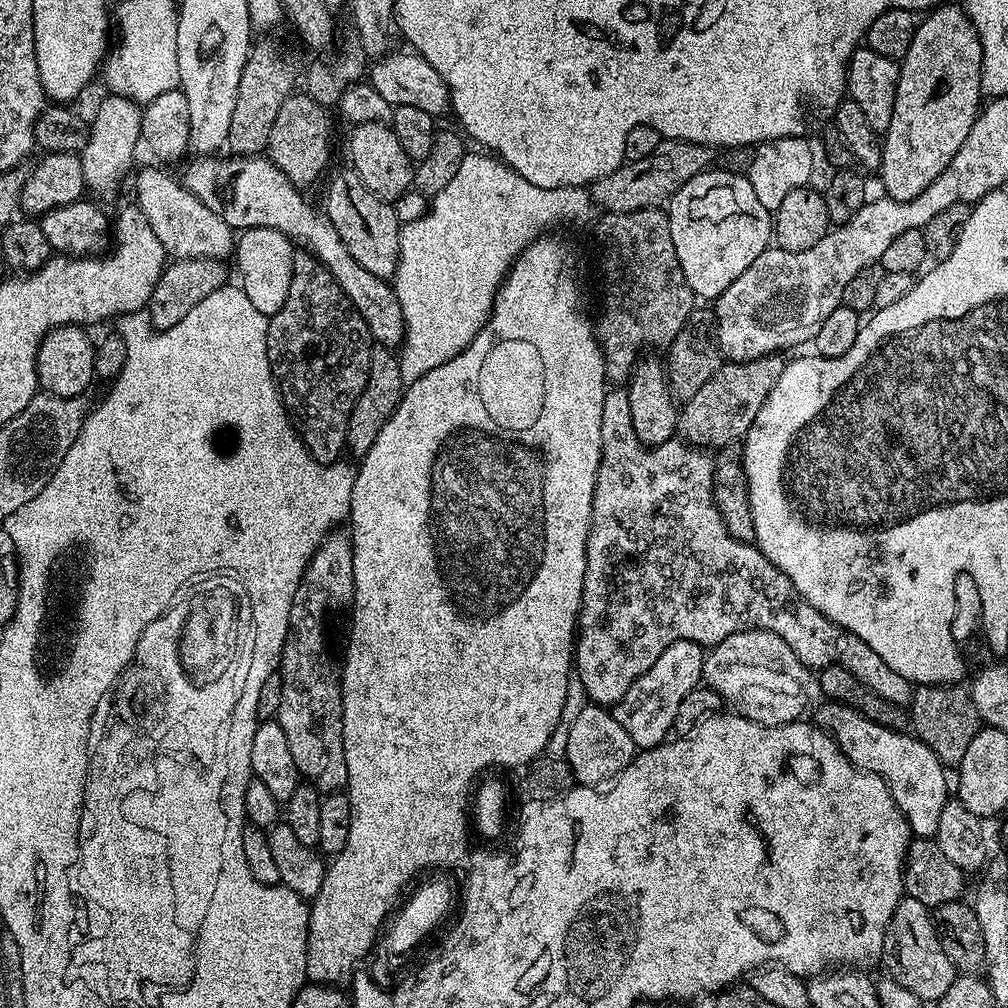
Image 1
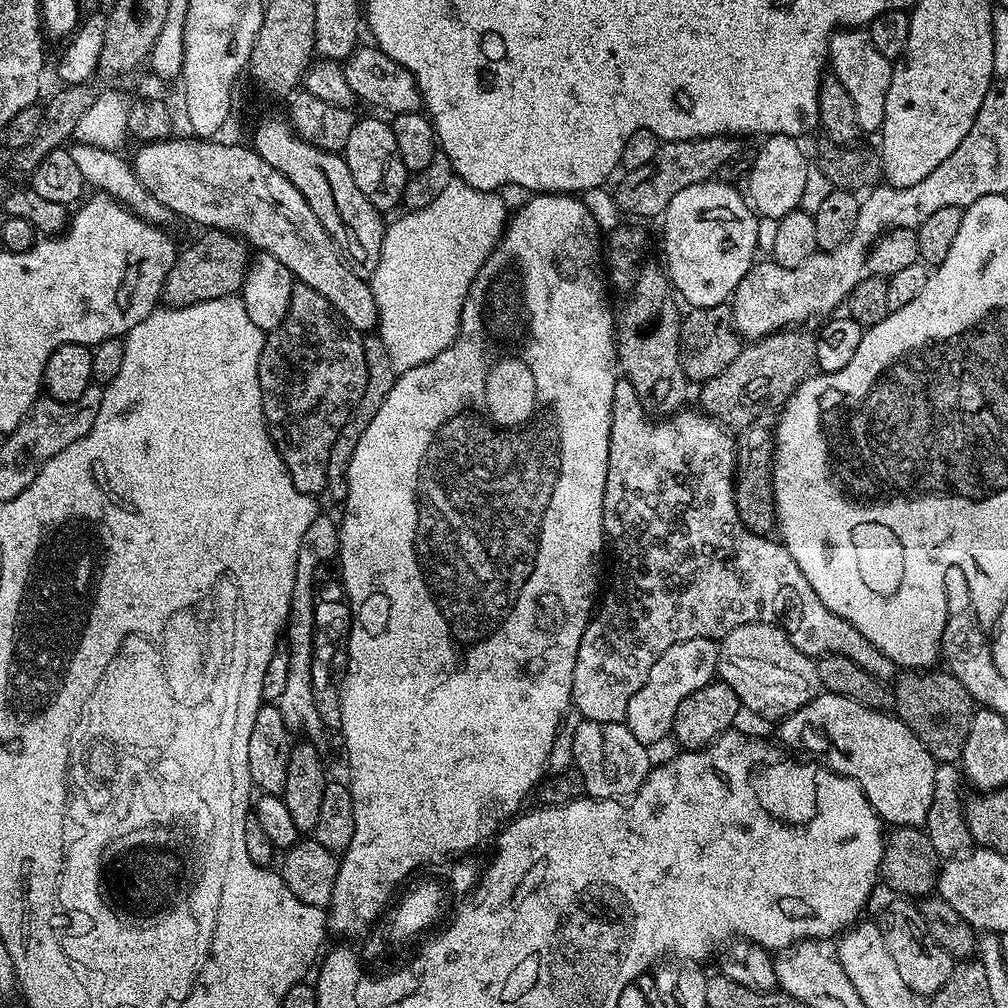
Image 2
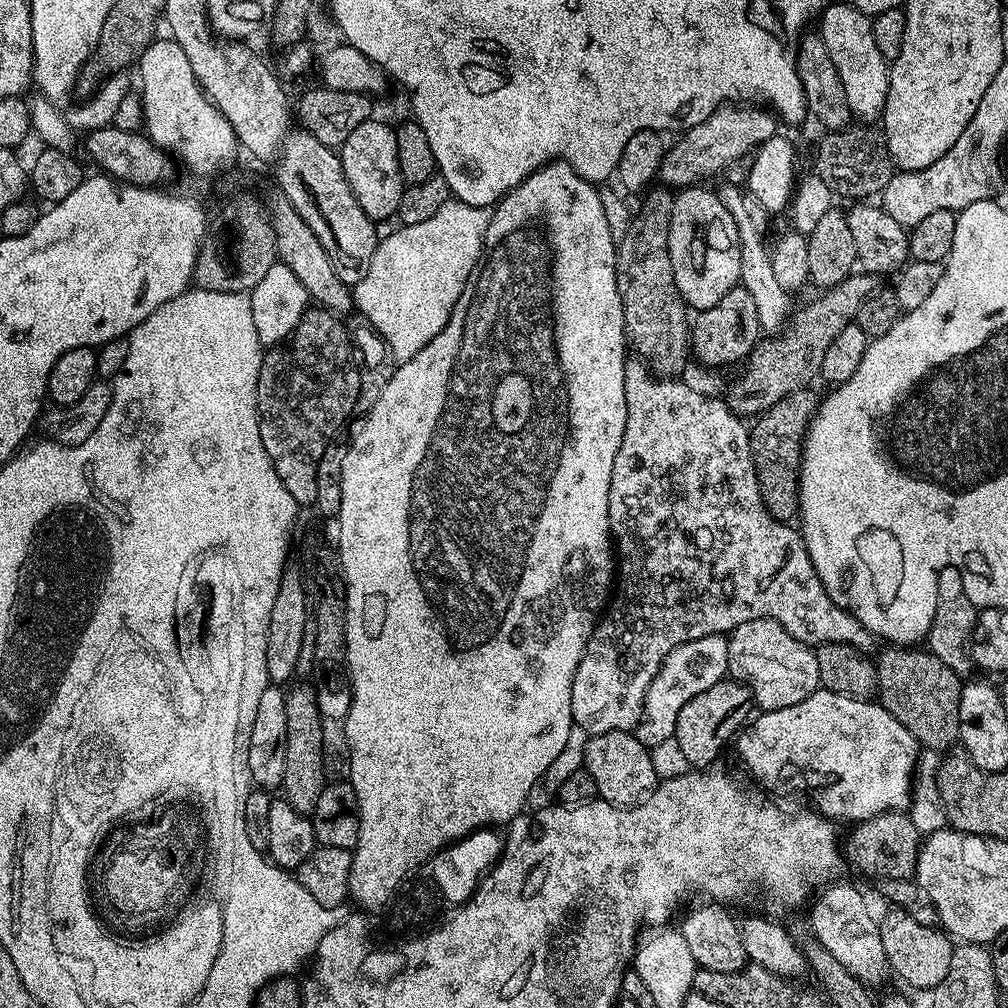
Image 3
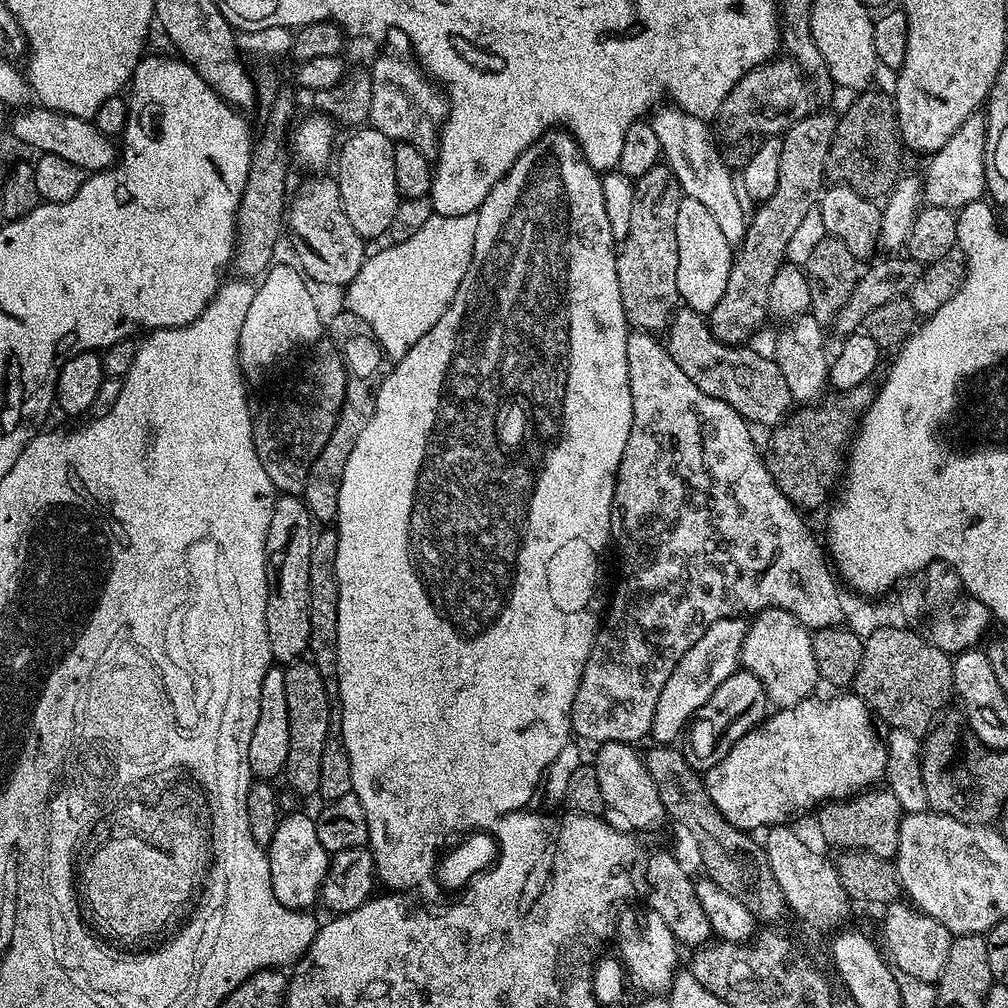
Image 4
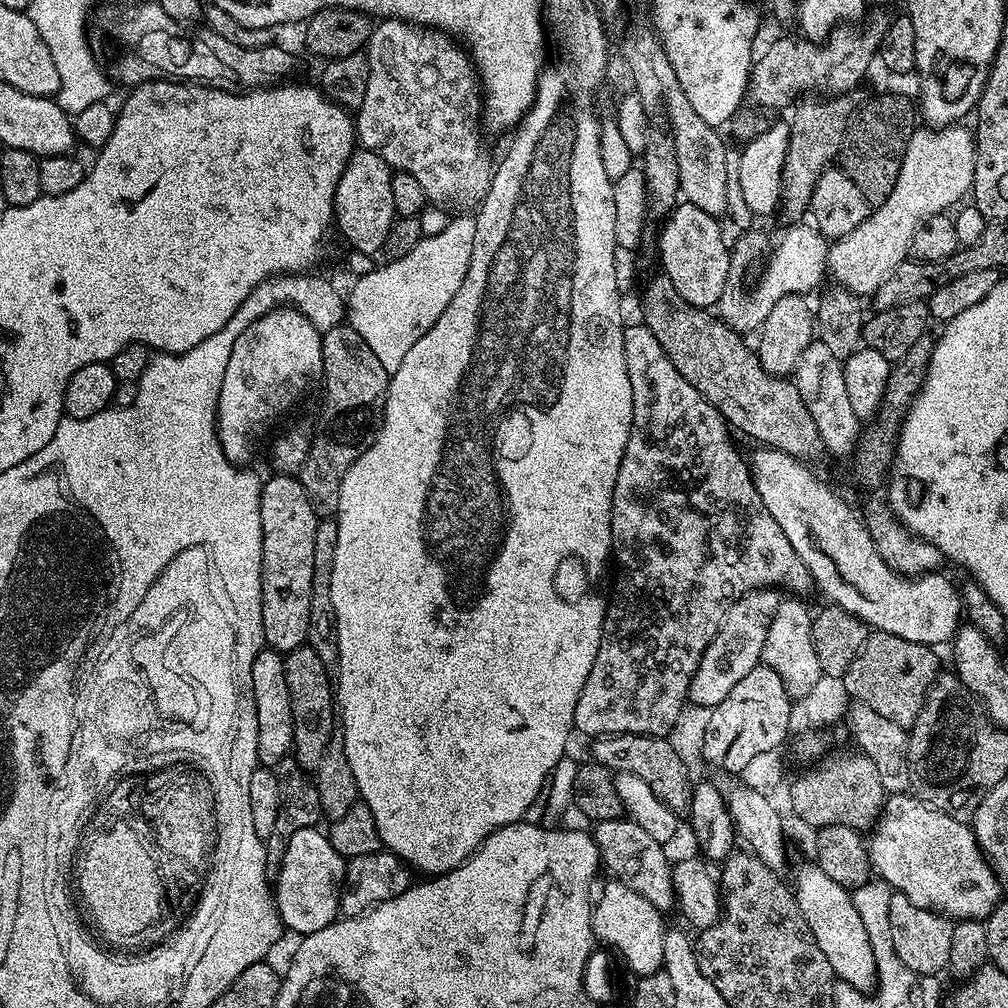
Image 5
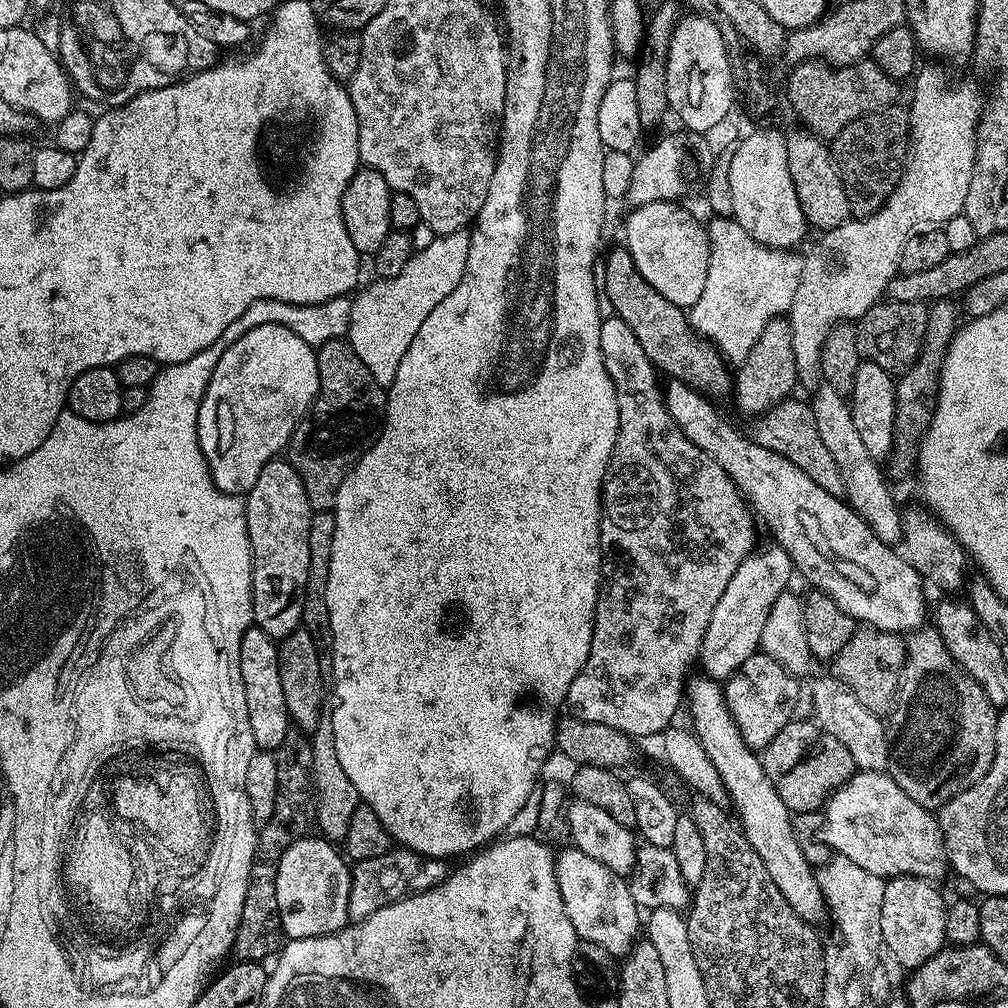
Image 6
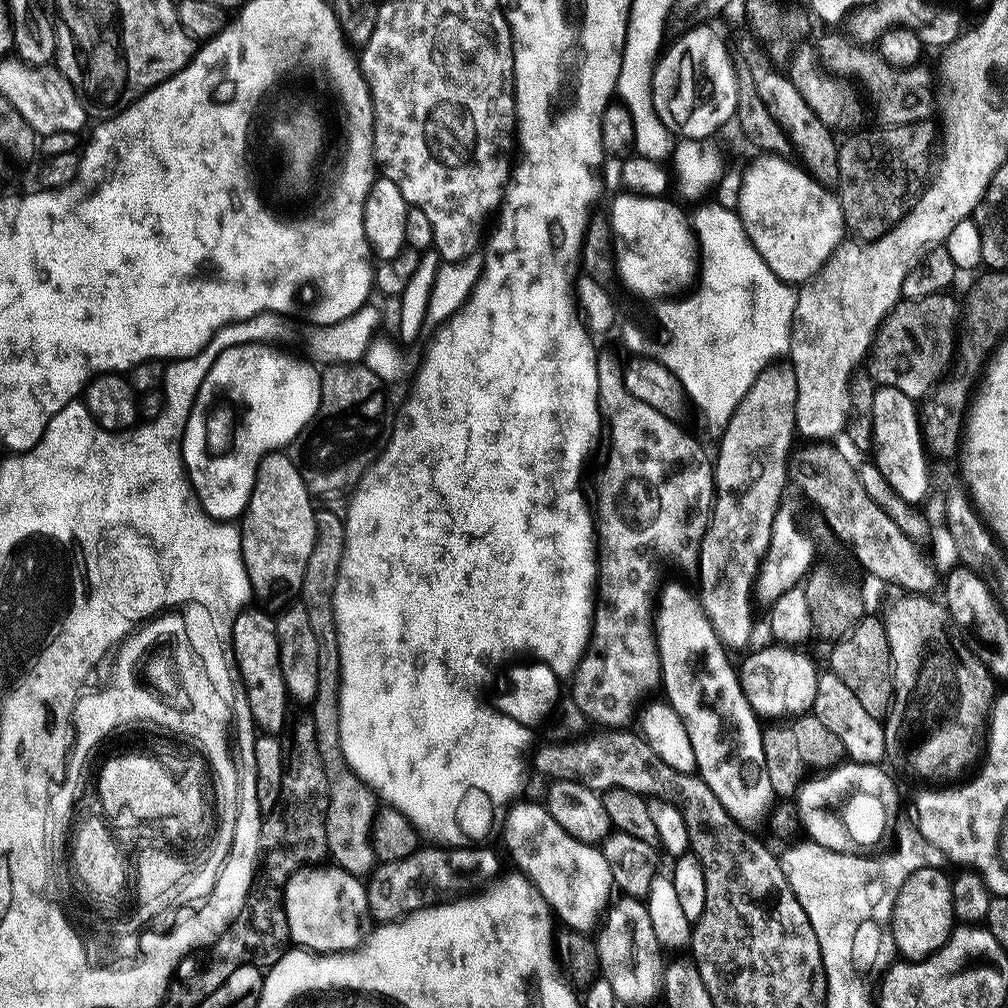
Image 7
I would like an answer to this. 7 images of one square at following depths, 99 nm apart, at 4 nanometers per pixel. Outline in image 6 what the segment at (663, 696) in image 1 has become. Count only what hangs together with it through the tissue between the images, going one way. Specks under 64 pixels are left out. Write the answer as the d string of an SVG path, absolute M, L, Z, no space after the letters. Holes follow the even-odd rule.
M779 546L762 548L741 562L734 578L730 578L718 606L714 606L702 649L703 669L713 680L727 682L748 658L757 655L762 630L766 630L766 618L770 618L772 607L781 594L789 591L791 584L788 583L794 573L792 556Z

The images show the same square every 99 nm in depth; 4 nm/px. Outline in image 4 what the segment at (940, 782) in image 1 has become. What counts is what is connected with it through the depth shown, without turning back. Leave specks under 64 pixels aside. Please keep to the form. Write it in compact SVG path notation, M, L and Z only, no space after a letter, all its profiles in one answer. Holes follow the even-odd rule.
M855 694L837 696L840 696L837 700L809 698L789 708L773 711L763 724L740 738L722 762L703 773L704 789L710 802L714 802L726 822L747 833L751 833L752 828L764 830L769 826L784 826L789 823L788 816L811 813L821 804L846 800L857 792L879 785L885 779L887 746L881 733L876 733L877 721L873 713Z

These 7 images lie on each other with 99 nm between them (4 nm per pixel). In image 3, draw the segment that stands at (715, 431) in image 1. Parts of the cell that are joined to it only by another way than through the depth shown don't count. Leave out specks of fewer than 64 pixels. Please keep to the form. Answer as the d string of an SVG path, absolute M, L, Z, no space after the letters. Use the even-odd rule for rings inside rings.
M863 270L853 271L833 288L821 291L820 297L810 301L801 312L799 309L794 316L796 325L793 328L787 327L779 338L761 339L743 365L744 373L728 388L728 407L741 418L755 418L774 406L774 402L786 398L786 394L809 387L812 379L820 376L822 358L826 358L830 342L855 321L862 302L878 291L876 280L875 275Z

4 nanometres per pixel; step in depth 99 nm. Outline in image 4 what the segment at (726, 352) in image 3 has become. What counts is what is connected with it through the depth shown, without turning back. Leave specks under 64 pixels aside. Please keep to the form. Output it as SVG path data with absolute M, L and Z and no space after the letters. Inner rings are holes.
M813 111L783 133L778 154L778 186L774 186L774 194L770 194L770 198L762 201L757 207L760 209L753 216L751 213L747 221L744 241L735 253L732 269L726 278L726 290L722 298L718 298L718 306L714 306L714 310L706 316L714 338L718 338L722 343L747 345L751 341L748 339L763 326L764 319L769 319L768 303L770 302L770 286L774 286L774 274L778 274L778 270L784 267L790 238L794 238L794 233L797 232L800 223L806 219L806 214L817 211L821 195L826 187L824 171L826 158L830 154L830 142L834 142L836 121L835 115Z

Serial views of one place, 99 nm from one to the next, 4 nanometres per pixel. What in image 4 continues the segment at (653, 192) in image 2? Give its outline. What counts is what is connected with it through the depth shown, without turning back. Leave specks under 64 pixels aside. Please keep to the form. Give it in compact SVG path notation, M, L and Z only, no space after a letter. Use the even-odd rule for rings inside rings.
M773 58L752 68L736 83L718 113L720 128L728 138L754 136L776 138L810 114L810 85L797 64L787 58Z

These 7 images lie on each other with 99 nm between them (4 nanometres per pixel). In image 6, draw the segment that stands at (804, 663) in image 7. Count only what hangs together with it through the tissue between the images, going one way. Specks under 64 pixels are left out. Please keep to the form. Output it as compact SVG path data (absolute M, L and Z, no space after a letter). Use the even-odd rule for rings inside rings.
M757 654L748 658L723 685L728 708L735 717L744 740L752 749L767 748L784 727L792 723L797 715L796 707L800 704L800 684L801 681L778 662L766 655Z

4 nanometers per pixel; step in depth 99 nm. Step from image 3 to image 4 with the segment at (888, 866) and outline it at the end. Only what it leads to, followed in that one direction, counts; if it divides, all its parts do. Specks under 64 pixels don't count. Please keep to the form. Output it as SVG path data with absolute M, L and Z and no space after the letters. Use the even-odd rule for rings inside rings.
M873 786L863 792L857 792L846 800L821 804L815 816L821 838L830 847L836 848L835 850L861 848L870 854L878 854L878 858L883 860L892 860L895 857L902 809L898 798L894 798L894 794L889 792L887 787Z

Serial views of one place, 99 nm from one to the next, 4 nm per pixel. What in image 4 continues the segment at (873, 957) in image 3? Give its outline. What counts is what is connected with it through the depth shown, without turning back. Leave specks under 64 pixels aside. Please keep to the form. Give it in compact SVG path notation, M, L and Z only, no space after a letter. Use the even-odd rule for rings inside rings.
M792 826L769 827L766 835L768 837L762 840L764 852L768 855L770 870L774 870L774 878L778 878L778 886L782 886L791 915L824 932L839 929L839 924L851 914L854 904L848 899L842 878L838 878L835 863L831 859L828 861L822 853L815 852L806 841L800 840Z

